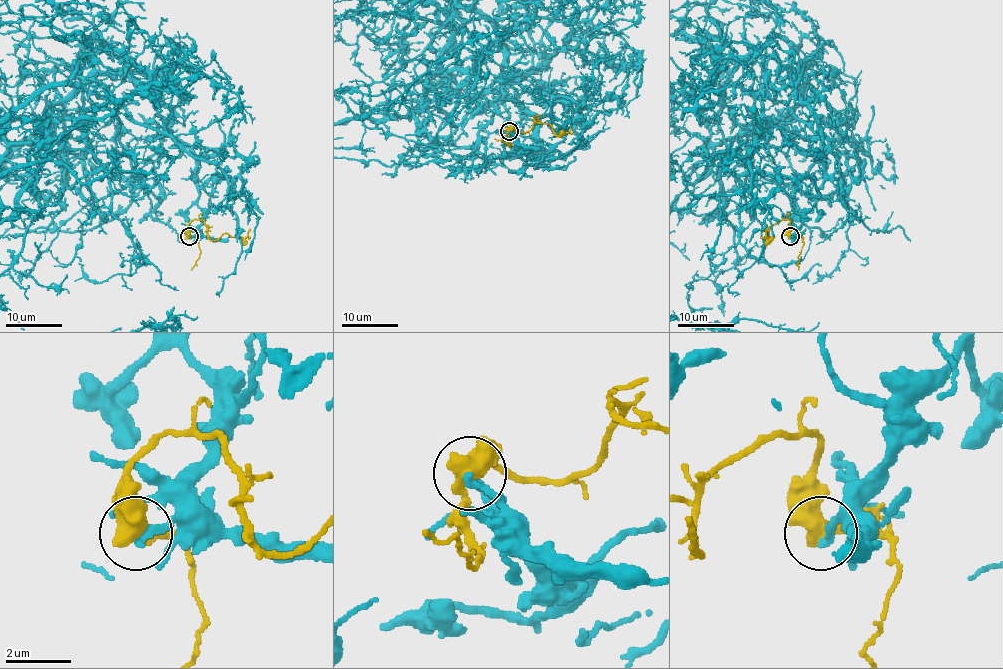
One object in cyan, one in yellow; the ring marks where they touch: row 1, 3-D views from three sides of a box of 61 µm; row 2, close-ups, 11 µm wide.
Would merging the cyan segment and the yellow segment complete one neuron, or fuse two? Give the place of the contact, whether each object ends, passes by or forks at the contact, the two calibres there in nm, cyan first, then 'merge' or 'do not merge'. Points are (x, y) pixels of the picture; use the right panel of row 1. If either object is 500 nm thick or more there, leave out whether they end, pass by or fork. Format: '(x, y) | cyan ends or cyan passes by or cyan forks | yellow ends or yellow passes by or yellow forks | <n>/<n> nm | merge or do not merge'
(790, 236) | 220/500 nm | do not merge

